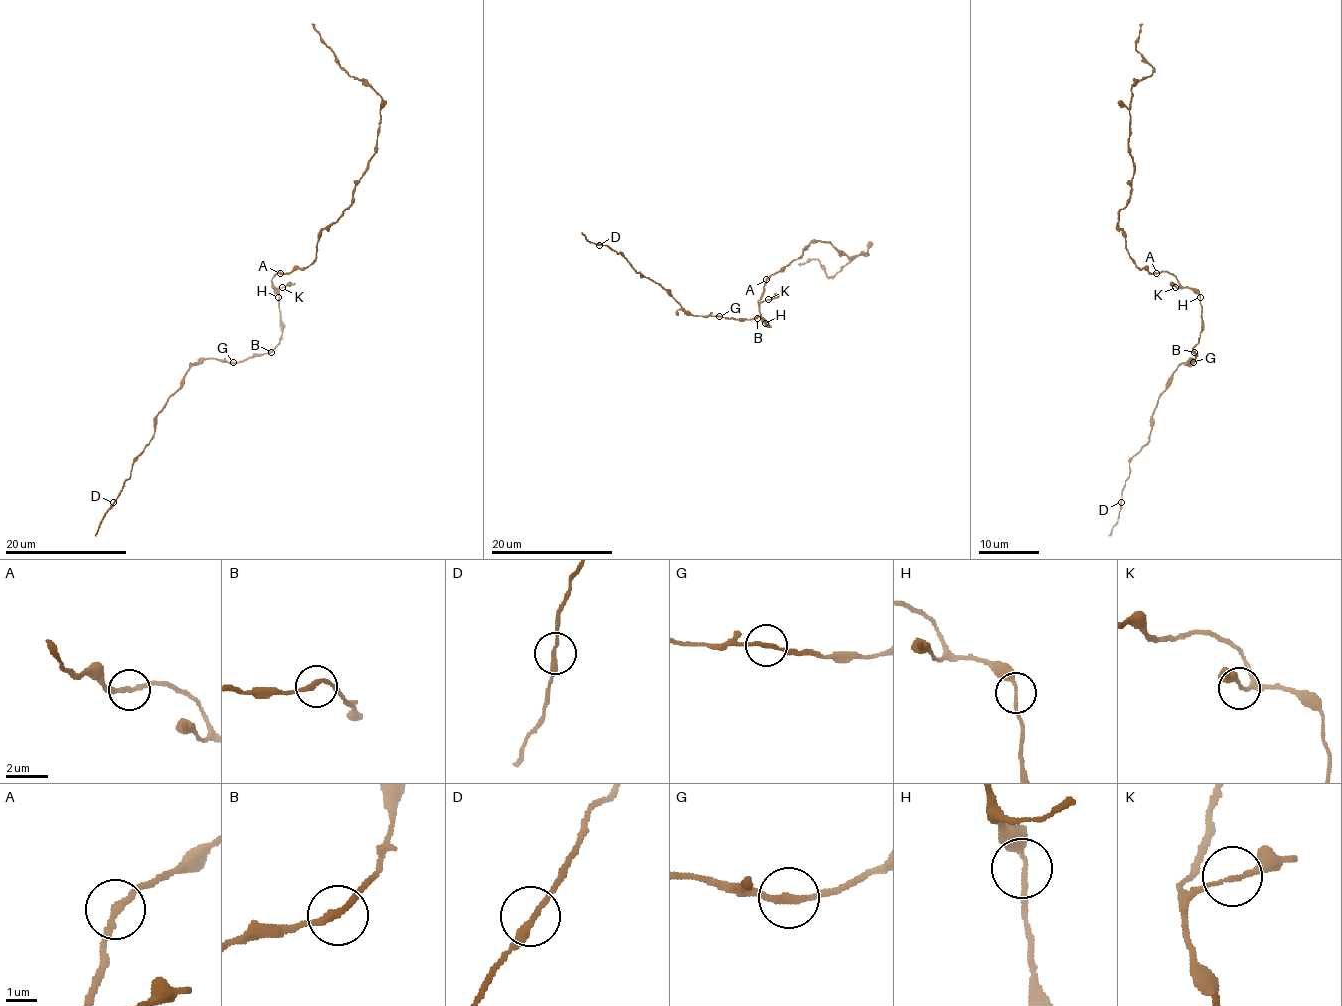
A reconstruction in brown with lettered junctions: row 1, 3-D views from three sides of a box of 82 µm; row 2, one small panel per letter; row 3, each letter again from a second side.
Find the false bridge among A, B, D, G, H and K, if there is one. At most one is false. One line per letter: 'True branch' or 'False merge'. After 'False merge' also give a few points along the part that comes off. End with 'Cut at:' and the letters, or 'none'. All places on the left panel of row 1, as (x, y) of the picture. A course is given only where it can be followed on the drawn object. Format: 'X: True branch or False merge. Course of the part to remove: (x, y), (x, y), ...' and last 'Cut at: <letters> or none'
A: True branch
B: True branch
D: True branch
G: True branch
H: True branch
K: True branch
Cut at: none

